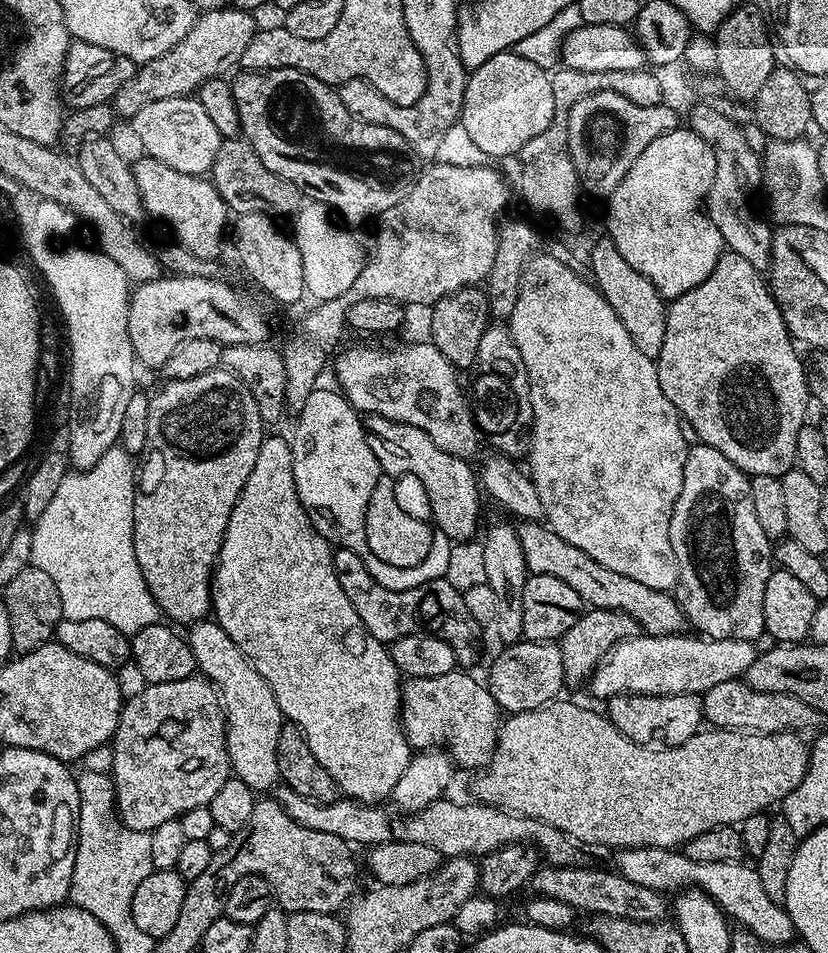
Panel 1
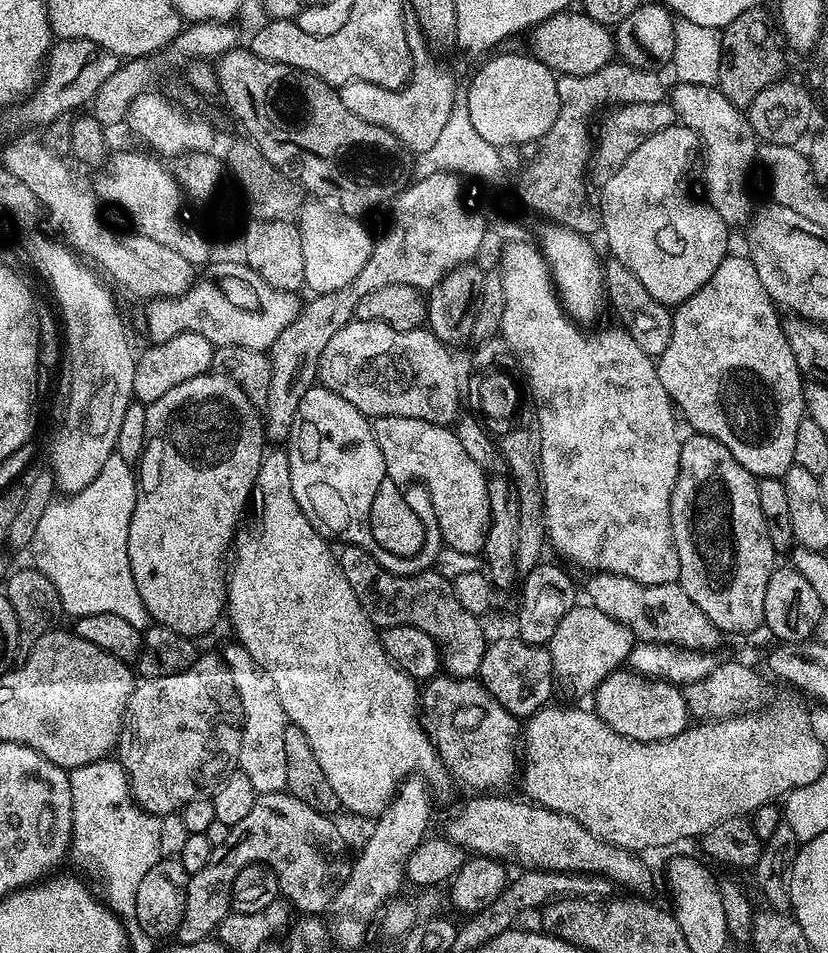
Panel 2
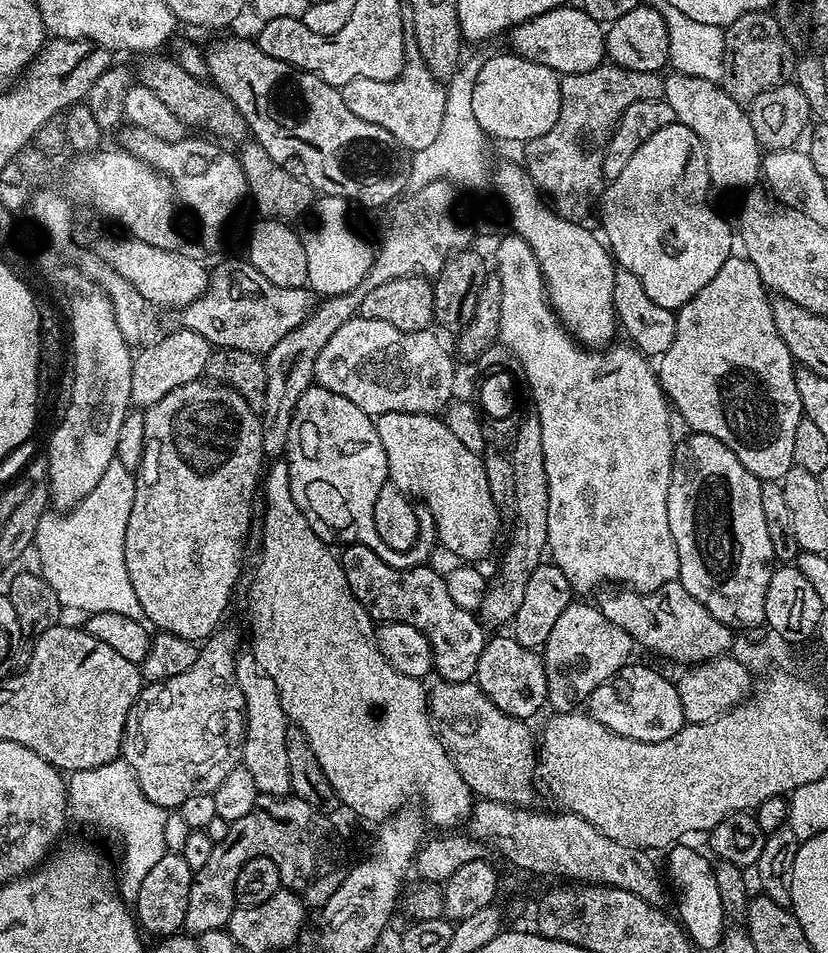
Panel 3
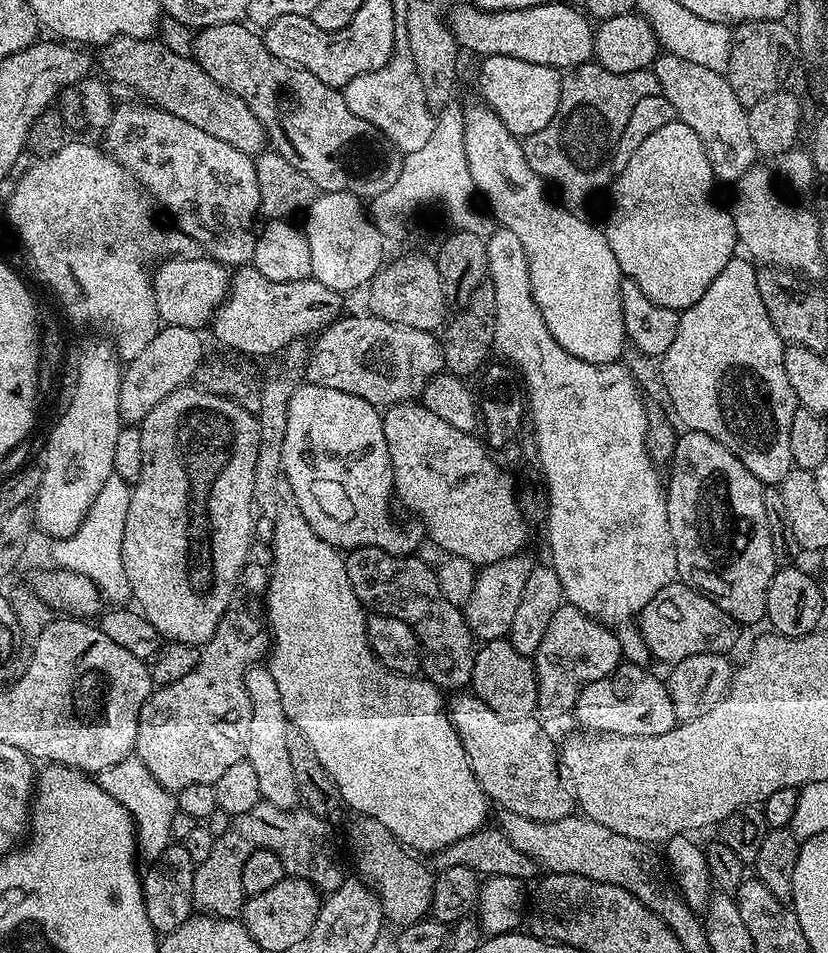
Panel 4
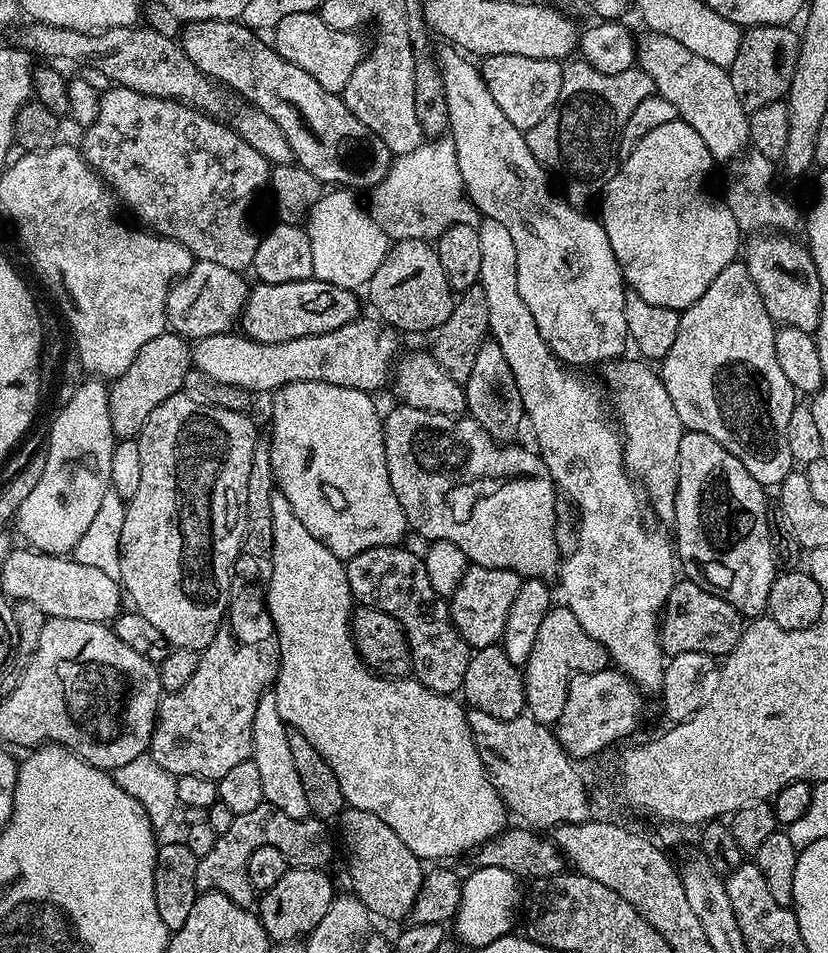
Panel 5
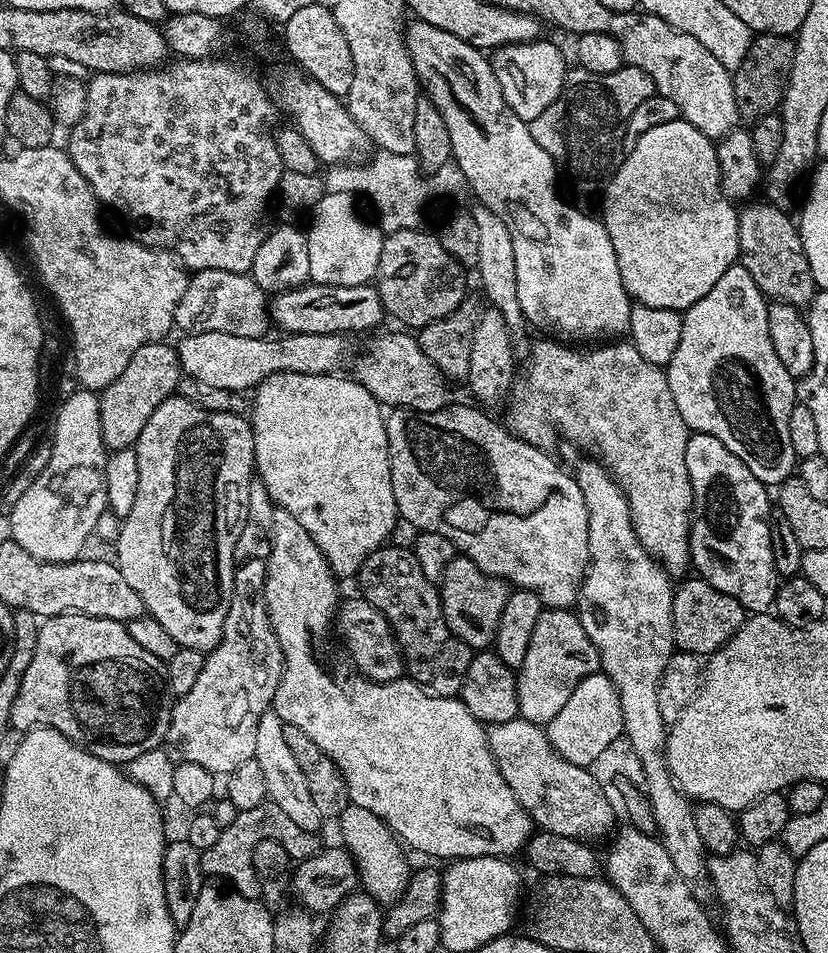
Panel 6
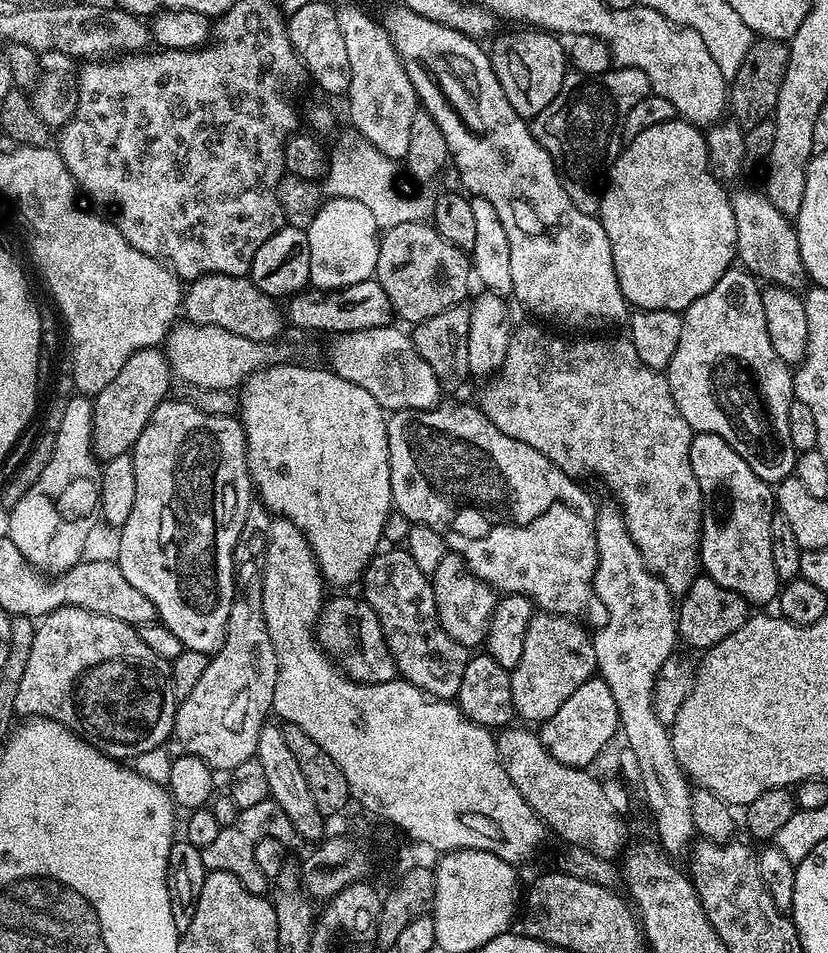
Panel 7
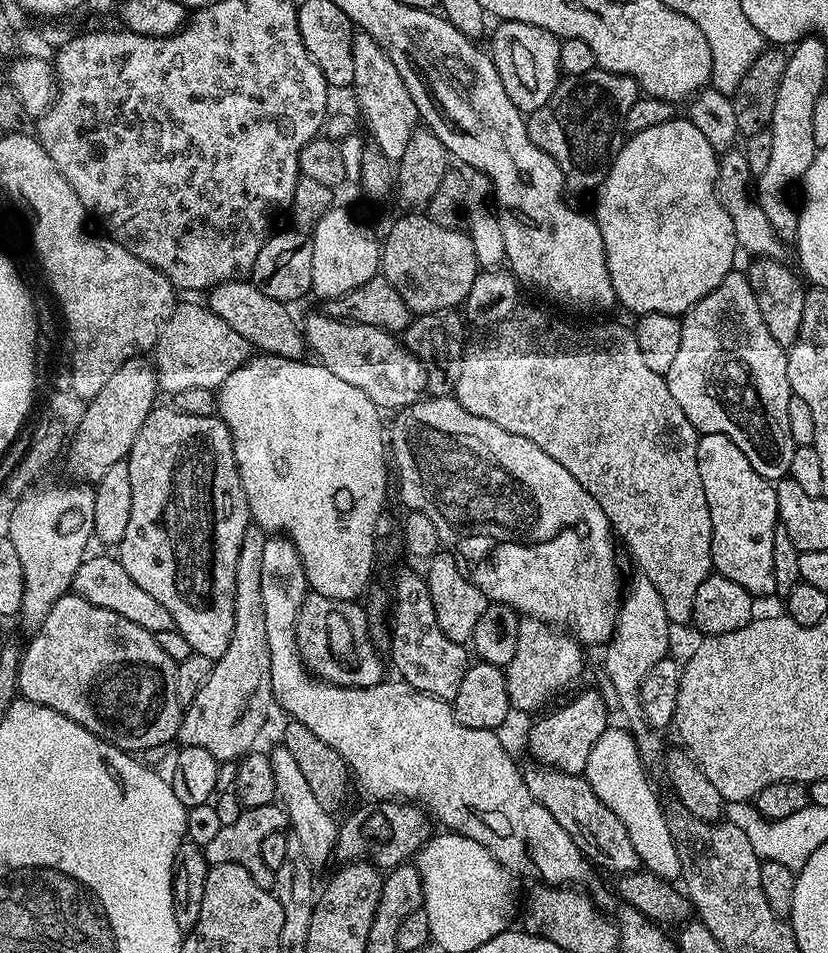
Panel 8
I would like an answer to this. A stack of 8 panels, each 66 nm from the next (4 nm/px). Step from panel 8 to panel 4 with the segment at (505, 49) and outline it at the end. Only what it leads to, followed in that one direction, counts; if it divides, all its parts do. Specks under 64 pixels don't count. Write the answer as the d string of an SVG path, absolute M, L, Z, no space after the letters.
M485 56L479 61L480 92L483 103L498 114L502 126L518 138L538 134L558 110L561 73L550 66L538 66L538 62L522 62L522 58Z

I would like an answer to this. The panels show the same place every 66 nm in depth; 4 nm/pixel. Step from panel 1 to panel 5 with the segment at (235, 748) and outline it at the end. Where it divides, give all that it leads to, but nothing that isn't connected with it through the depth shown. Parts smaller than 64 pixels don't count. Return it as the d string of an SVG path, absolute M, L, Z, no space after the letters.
M265 691L258 702L258 710L254 710L252 755L250 758L258 766L262 777L262 794L265 801L275 808L283 808L286 814L290 814L290 818L302 820L309 815L308 803L306 802L306 794L302 794L302 782L298 782L298 769L294 766L294 757L290 754L288 729L282 714L278 714L275 691Z

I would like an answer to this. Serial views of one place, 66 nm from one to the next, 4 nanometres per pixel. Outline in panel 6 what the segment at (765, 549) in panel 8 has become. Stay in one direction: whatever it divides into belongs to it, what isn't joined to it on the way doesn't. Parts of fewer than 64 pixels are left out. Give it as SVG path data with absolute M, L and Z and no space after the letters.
M692 432L686 442L686 470L692 483L692 568L714 590L730 594L745 610L764 614L775 605L778 577L770 550L774 504L769 489L718 438Z

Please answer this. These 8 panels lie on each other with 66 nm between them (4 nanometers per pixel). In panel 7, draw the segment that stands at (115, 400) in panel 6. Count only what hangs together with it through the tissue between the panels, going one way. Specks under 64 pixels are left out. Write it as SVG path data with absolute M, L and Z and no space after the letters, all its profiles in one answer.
M159 347L138 350L130 354L126 366L118 370L118 378L96 393L92 400L92 451L97 460L103 462L118 458L118 454L129 454L138 442L138 434L146 430L150 414L169 395L168 387L174 384L168 357Z

